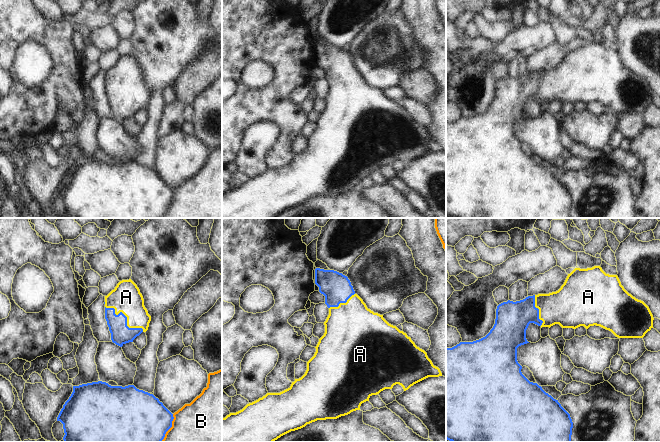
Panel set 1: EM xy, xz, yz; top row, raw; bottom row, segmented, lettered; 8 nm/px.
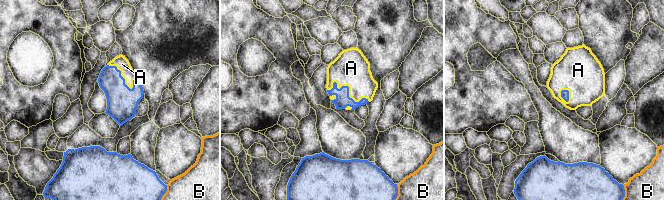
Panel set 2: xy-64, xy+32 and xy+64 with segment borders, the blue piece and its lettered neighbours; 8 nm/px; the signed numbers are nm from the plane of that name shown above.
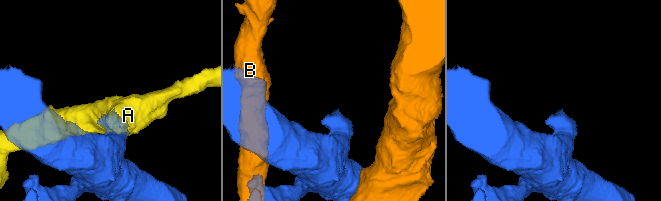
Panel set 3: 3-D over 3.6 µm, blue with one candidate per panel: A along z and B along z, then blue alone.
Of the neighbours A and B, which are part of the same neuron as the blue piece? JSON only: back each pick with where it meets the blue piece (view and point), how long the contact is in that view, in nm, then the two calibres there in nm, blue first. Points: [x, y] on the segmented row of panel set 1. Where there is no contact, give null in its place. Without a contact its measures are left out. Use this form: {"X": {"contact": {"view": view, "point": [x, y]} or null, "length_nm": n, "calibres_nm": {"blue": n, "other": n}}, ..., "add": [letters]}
{"A": {"contact": {"view": "xy", "point": [126, 318]}, "length_nm": 380, "calibres_nm": {"blue": 160, "other": 240}}, "add": ["A"]}

